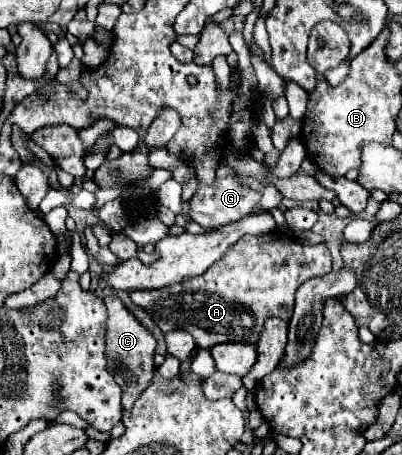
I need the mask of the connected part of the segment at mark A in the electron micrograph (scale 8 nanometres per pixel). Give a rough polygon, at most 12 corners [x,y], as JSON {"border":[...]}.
{"border":[[243,236],[205,274],[131,300],[197,348],[255,344],[325,244]]}

